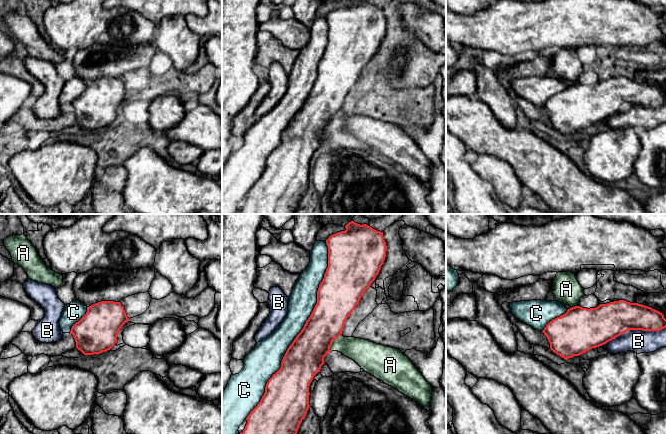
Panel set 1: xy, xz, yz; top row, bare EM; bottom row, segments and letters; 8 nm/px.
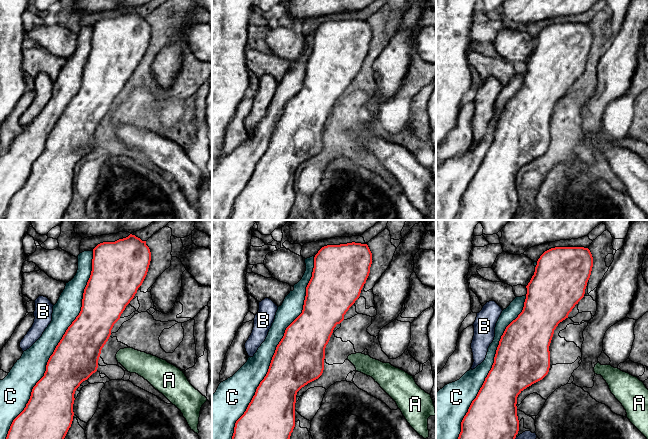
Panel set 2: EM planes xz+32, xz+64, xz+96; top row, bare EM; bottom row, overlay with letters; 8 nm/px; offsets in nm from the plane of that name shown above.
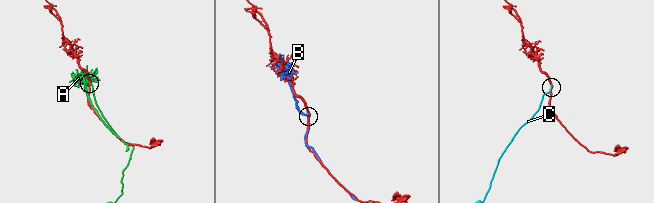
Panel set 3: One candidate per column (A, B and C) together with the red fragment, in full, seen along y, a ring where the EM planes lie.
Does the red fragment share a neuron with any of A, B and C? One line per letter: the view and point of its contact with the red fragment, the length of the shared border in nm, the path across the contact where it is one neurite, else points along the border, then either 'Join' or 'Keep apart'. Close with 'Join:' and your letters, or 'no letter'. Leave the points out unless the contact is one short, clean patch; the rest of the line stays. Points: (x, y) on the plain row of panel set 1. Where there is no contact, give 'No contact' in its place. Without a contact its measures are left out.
A: Touches red at xz (332, 118). Shared border 180 nm. Boundary: xz (341, 109), (333, 117), (330, 127). Keep apart
B: Touches red at yz (634, 105). Shared border 500 nm. Keep apart
C: Touches red at xz (301, 106). Shared border 1550 nm. Join
Join: C

